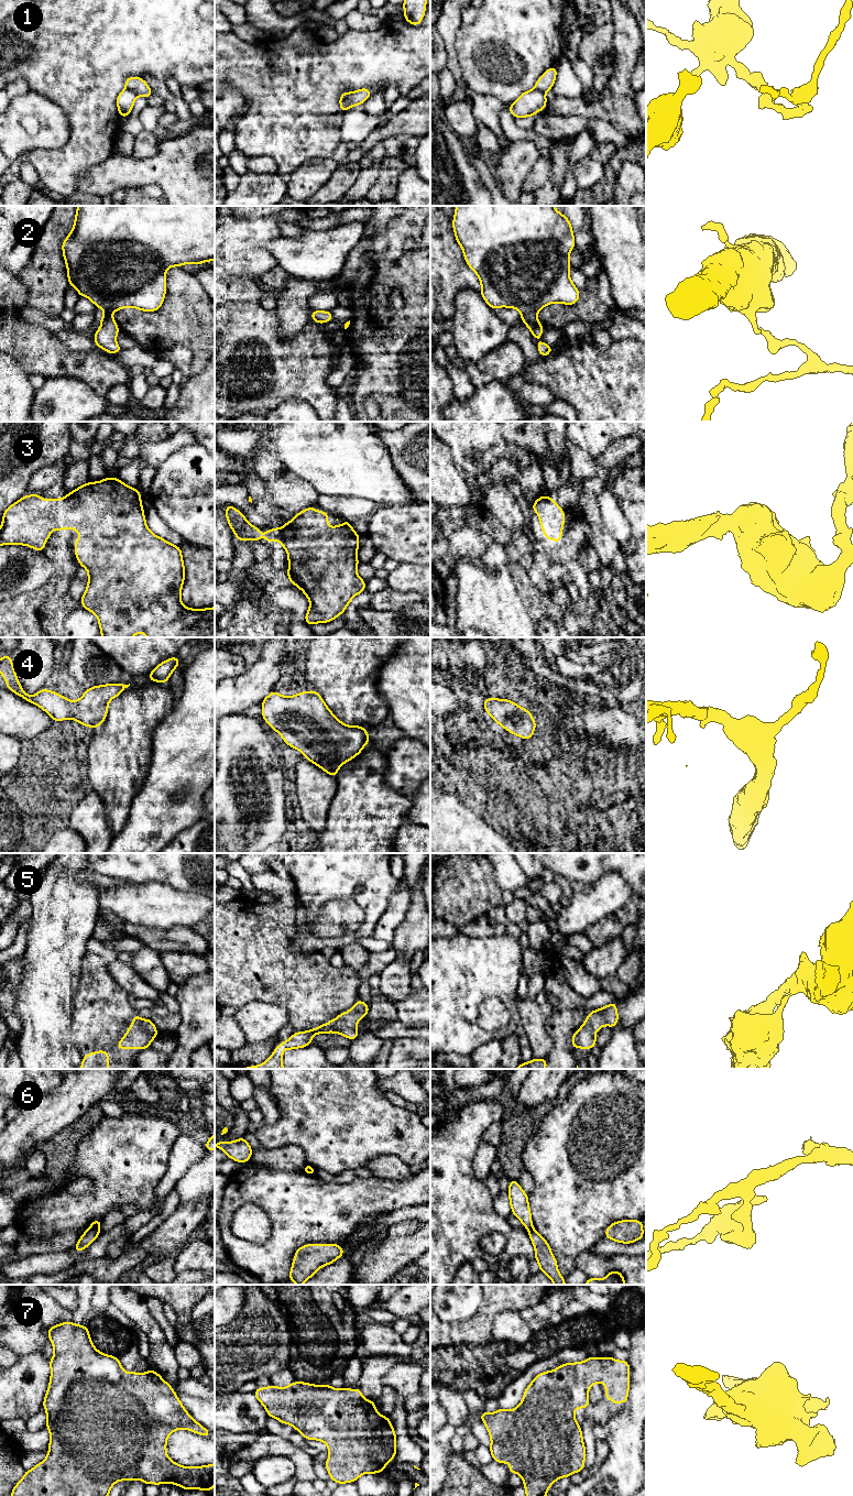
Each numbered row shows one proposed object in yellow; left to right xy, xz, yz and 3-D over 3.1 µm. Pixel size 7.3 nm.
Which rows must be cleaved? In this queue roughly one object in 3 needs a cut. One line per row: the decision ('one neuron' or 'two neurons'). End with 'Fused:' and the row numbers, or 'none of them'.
1: two neurons
2: one neuron
3: one neuron
4: one neuron
5: one neuron
6: two neurons
7: one neuron
Fused: 1, 6

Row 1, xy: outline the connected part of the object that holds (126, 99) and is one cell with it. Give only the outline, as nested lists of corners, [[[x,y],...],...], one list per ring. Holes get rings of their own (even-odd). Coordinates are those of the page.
[[[127,88],[118,95],[117,107],[121,118],[128,117],[130,114],[136,97],[138,95]]]

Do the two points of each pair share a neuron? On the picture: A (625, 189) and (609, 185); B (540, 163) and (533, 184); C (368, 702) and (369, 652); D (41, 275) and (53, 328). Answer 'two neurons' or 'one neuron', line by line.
A: two neurons
B: one neuron
C: one neuron
D: two neurons

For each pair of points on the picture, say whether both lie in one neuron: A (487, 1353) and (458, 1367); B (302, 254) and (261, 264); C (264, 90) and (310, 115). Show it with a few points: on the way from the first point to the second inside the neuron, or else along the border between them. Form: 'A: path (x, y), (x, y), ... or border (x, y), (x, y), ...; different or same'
A: path (480, 1360), (472, 1366), (465, 1366); same
B: border (281, 235), (263, 246), (279, 264); different
C: path (275, 90), (286, 90), (299, 104); same

